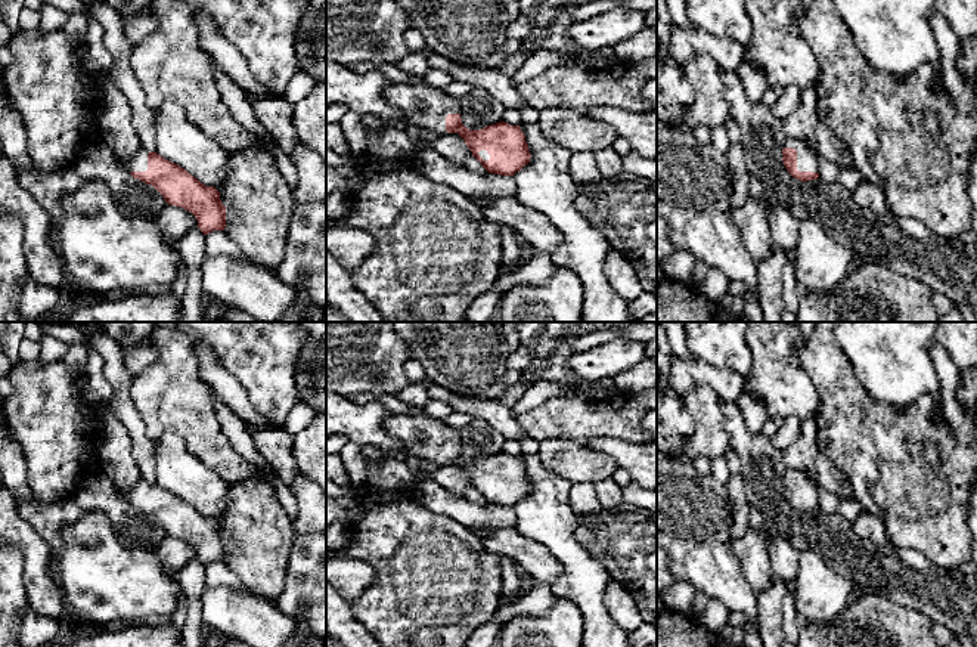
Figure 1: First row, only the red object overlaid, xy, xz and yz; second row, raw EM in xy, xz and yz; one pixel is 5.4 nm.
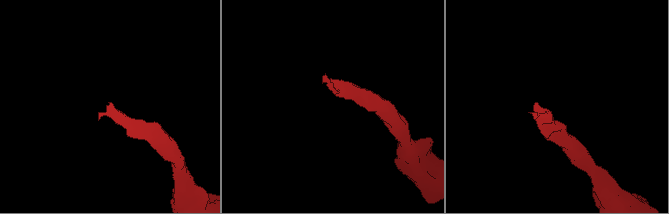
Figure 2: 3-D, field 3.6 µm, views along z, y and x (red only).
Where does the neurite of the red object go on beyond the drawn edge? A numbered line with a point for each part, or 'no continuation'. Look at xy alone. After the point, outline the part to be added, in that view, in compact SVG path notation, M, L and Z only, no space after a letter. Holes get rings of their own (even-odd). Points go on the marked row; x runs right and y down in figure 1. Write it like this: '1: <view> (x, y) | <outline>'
1: xy (137, 161) | M139 146L130 158L120 162L127 171L146 171L148 170L148 151Z

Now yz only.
1: yz (806, 158) | M787 137L784 148L794 148L797 151L797 170L818 173L816 154L801 140Z

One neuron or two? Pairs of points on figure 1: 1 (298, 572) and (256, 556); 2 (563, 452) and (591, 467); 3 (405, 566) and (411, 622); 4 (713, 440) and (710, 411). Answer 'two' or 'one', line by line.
1: two
2: one
3: one
4: one

